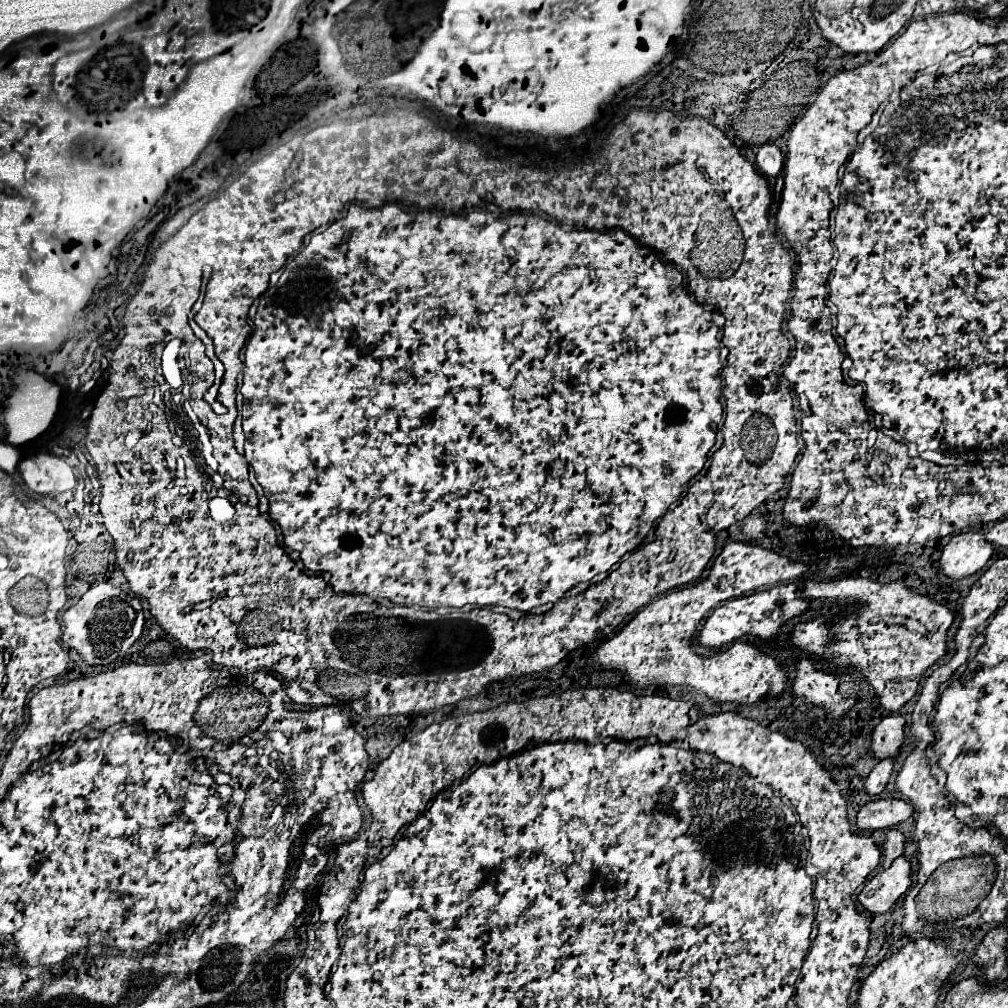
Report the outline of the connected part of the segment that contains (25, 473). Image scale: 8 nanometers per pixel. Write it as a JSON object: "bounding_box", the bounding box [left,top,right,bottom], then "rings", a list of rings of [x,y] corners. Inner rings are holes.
{"bounding_box":[18,454,76,494],"rings":[[[36,454],[20,460],[18,472],[26,486],[36,494],[60,494],[76,486],[74,470],[54,454]],[[62,470],[62,472],[46,472]]]}

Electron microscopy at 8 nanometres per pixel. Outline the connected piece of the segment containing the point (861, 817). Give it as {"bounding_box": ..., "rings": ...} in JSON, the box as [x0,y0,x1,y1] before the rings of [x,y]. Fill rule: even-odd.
{"bounding_box":[856,798,912,830],"rings":[[[900,798],[870,800],[860,808],[856,816],[856,826],[860,830],[888,830],[908,820],[910,814],[912,806]]]}

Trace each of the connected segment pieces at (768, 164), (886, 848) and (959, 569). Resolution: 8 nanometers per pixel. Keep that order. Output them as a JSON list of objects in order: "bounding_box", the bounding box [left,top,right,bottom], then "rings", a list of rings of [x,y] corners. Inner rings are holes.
[{"bounding_box":[756,144,784,178],"rings":[[[764,144],[756,154],[756,166],[768,178],[774,178],[782,170],[782,164],[784,164],[782,152],[774,144]]]},{"bounding_box":[882,830,904,868],"rings":[[[888,830],[886,832],[886,840],[882,846],[882,864],[888,868],[892,864],[894,858],[898,858],[904,852],[904,834],[898,830]]]},{"bounding_box":[940,532,994,580],"rings":[[[960,532],[944,546],[940,556],[940,572],[952,580],[968,578],[982,570],[994,548],[980,532]]]}]

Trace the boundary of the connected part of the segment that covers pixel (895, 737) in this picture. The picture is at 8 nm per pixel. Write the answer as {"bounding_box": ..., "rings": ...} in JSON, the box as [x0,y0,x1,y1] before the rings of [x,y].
{"bounding_box":[870,714,904,760],"rings":[[[892,714],[892,716],[886,716],[872,730],[870,750],[878,760],[882,760],[882,758],[896,756],[902,742],[904,742],[904,718],[900,714]]]}

